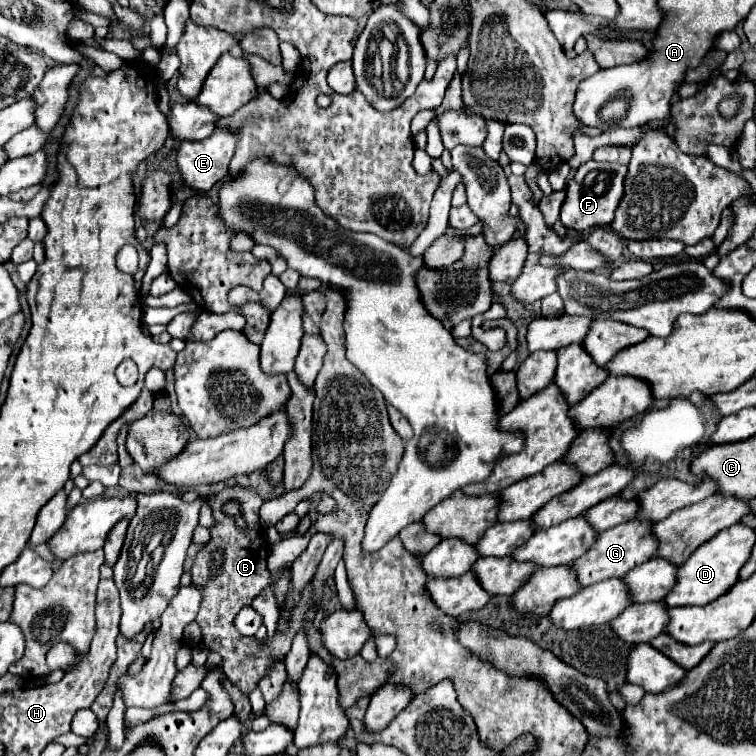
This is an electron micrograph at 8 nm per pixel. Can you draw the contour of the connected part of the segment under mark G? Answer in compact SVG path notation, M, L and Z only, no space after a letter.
M629 520L625 524L599 532L593 546L571 564L571 568L577 574L577 582L585 588L589 584L595 584L595 582L607 580L607 578L623 578L629 570L633 570L635 566L653 558L653 554L657 550L657 540L649 534L649 524L651 522Z

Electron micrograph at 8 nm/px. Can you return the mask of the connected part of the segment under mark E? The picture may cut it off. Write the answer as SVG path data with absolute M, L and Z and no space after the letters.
M215 130L205 142L183 142L177 150L177 170L181 182L197 192L207 192L229 174L229 162L235 154L237 134Z

